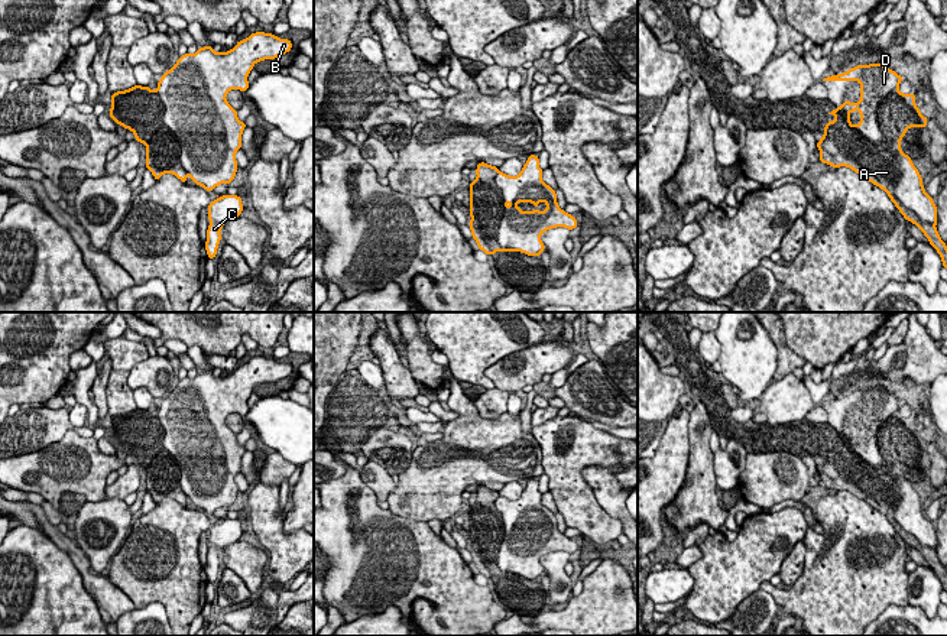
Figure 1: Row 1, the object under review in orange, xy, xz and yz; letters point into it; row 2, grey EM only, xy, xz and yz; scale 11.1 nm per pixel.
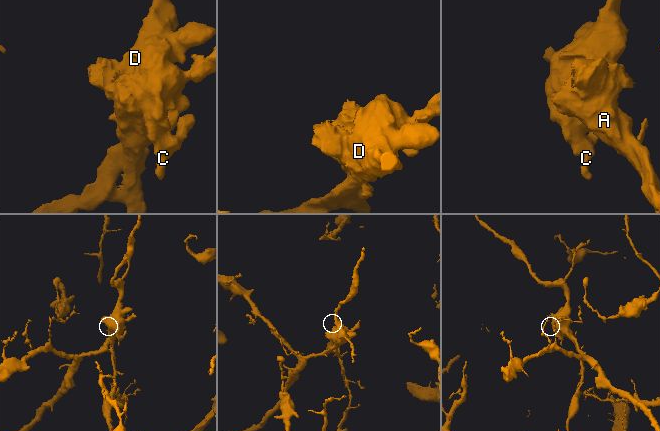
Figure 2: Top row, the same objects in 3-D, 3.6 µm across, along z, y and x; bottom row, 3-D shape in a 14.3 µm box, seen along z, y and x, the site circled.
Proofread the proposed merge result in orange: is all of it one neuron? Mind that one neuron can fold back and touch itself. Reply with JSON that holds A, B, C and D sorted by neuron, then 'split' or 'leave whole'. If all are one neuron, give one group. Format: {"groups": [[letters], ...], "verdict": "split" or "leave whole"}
{"groups": [["A"], ["B", "C", "D"]], "verdict": "split"}

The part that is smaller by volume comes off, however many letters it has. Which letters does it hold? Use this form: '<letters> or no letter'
A

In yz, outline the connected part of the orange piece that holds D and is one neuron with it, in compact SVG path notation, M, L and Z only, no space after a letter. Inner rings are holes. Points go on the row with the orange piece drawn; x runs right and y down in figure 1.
M883 64L857 65L847 72L826 77L823 81L859 81L860 82L860 101L849 103L844 100L839 108L828 114L834 114L836 120L826 123L824 136L817 142L820 149L820 162L833 168L847 166L860 175L860 152L866 156L891 160L898 178L894 188L895 197L901 204L914 211L921 221L937 224L937 207L933 198L925 194L922 186L922 176L914 166L911 158L901 150L901 139L907 136L909 127L927 127L928 119L920 113L915 106L915 94L902 94L898 87L904 78L895 71L886 68ZM860 110L860 123L853 126L849 114Z

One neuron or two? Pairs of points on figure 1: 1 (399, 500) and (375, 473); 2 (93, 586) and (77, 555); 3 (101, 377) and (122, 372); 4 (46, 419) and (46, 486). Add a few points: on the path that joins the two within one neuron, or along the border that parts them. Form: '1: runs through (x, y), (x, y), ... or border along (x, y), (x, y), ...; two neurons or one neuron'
1: border along (396, 484), (385, 500); two neurons
2: runs through (88, 578), (83, 563); one neuron
3: border along (109, 357), (107, 408); two neurons
4: border along (78, 434), (67, 431), (58, 440), (15, 457); two neurons

